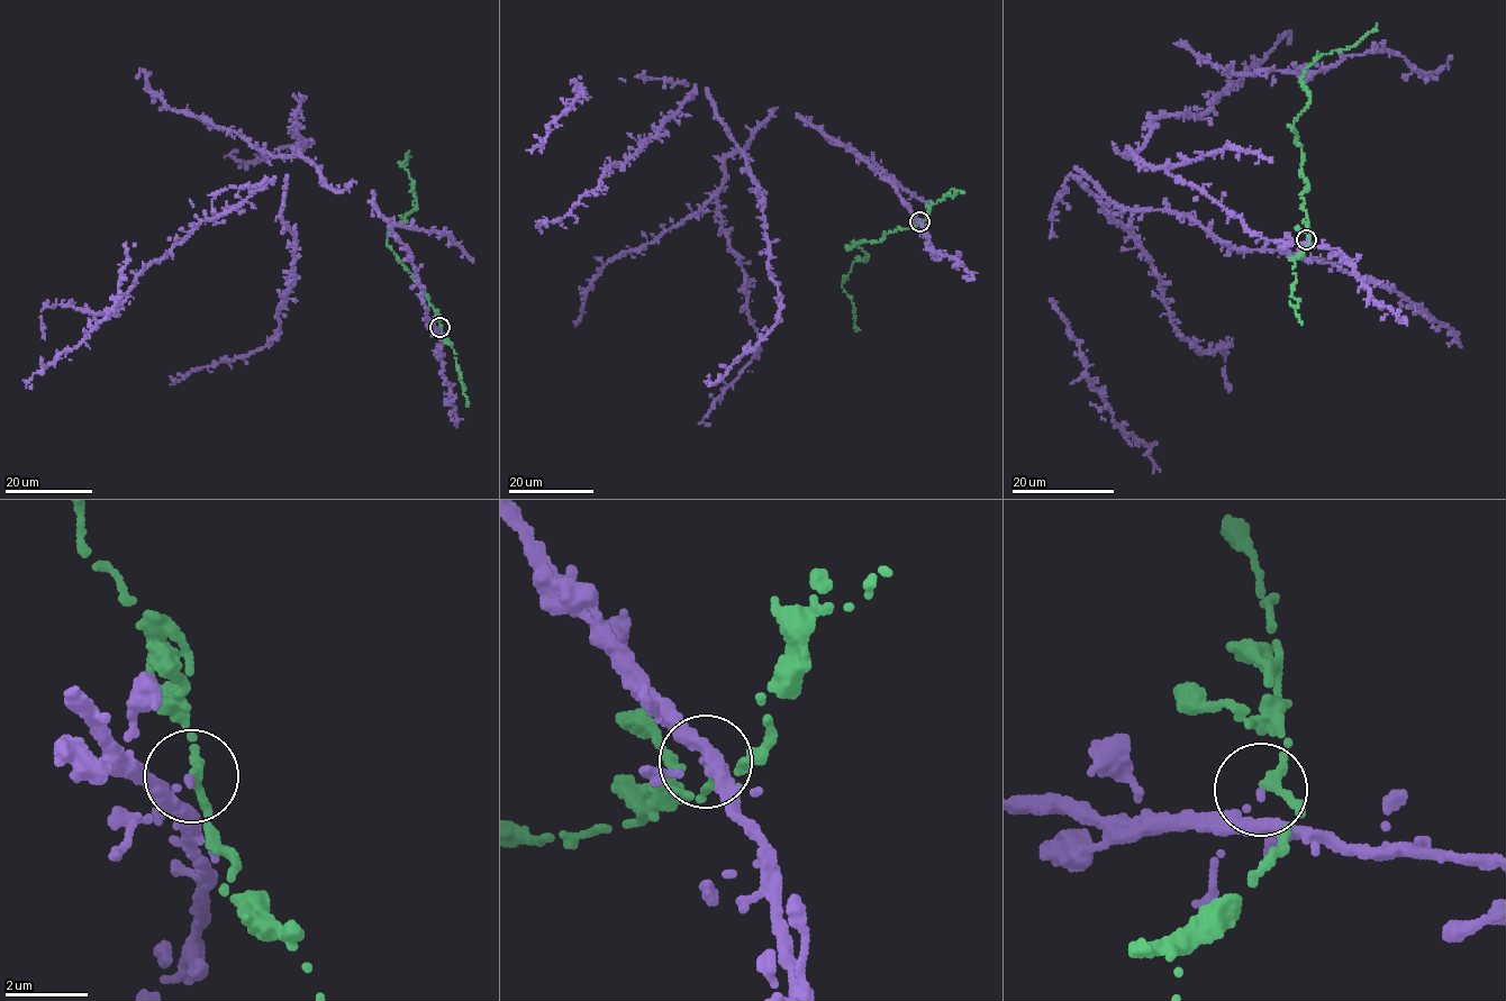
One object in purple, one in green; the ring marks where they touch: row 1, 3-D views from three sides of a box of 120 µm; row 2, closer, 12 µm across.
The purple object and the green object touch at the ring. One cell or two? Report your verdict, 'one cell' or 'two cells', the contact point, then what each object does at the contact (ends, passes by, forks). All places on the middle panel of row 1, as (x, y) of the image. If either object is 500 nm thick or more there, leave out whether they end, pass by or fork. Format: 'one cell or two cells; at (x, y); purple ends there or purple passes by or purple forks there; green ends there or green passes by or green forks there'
two cells; at (919, 221); purple ends there; green passes by

